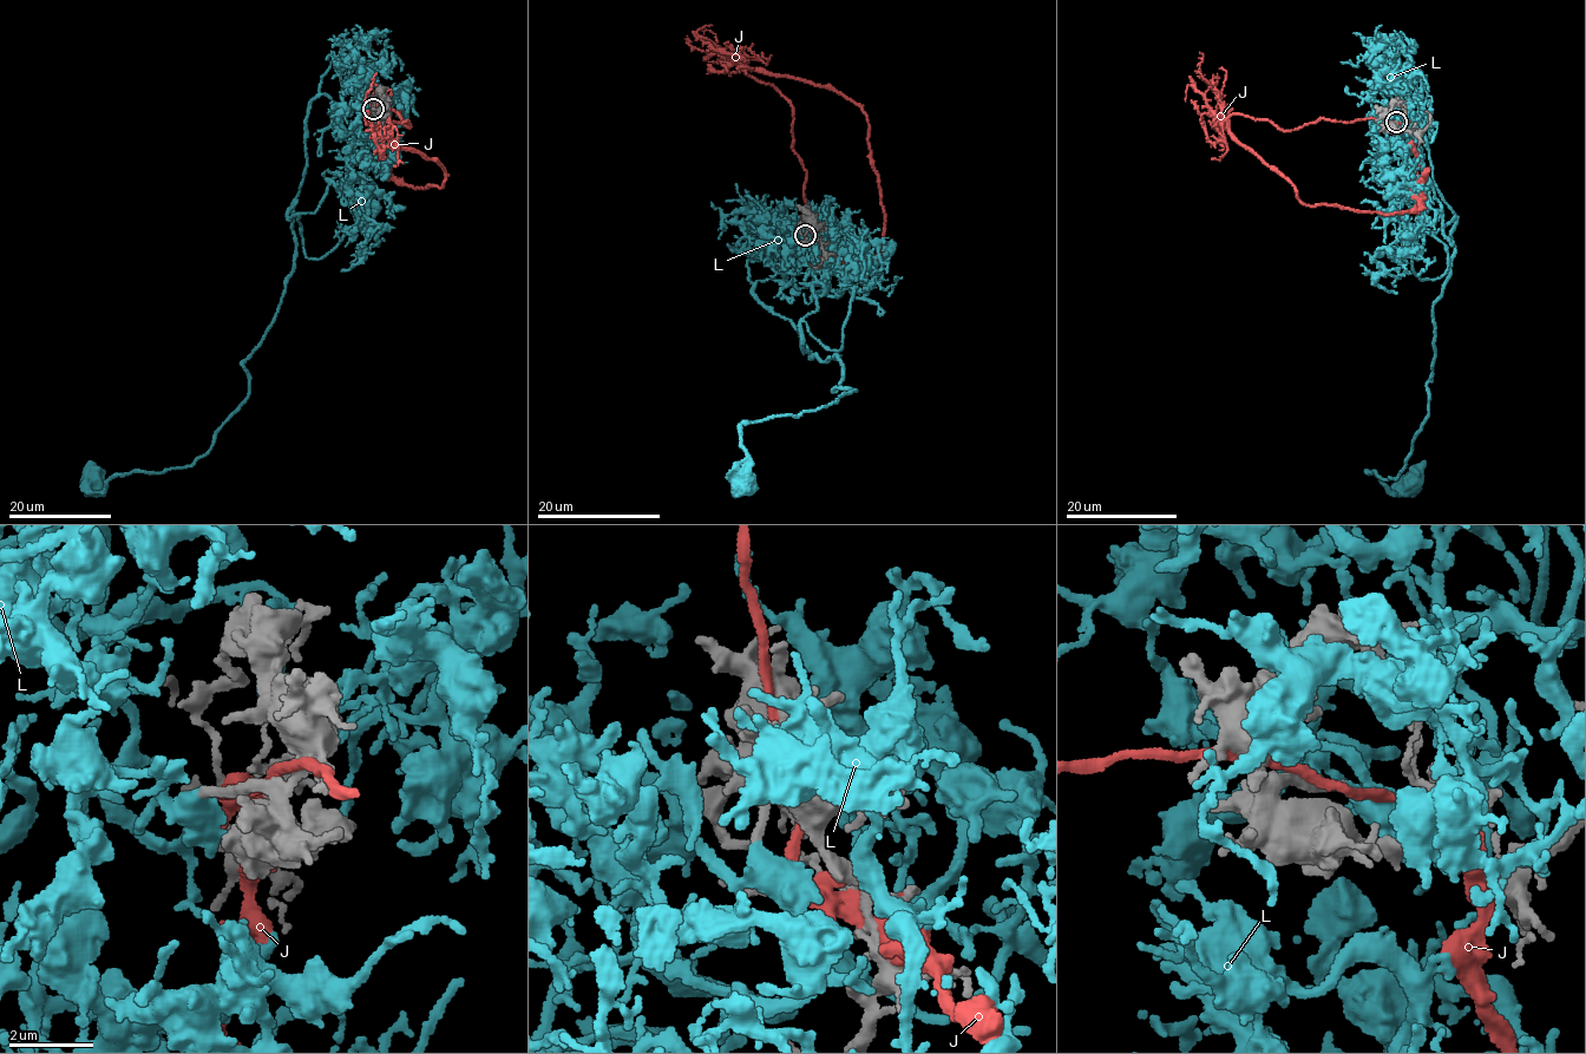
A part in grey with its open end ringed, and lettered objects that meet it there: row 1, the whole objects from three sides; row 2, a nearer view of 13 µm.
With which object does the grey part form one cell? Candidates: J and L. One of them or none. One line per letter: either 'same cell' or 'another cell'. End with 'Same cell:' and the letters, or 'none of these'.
J: another cell
L: same cell
Same cell: L

